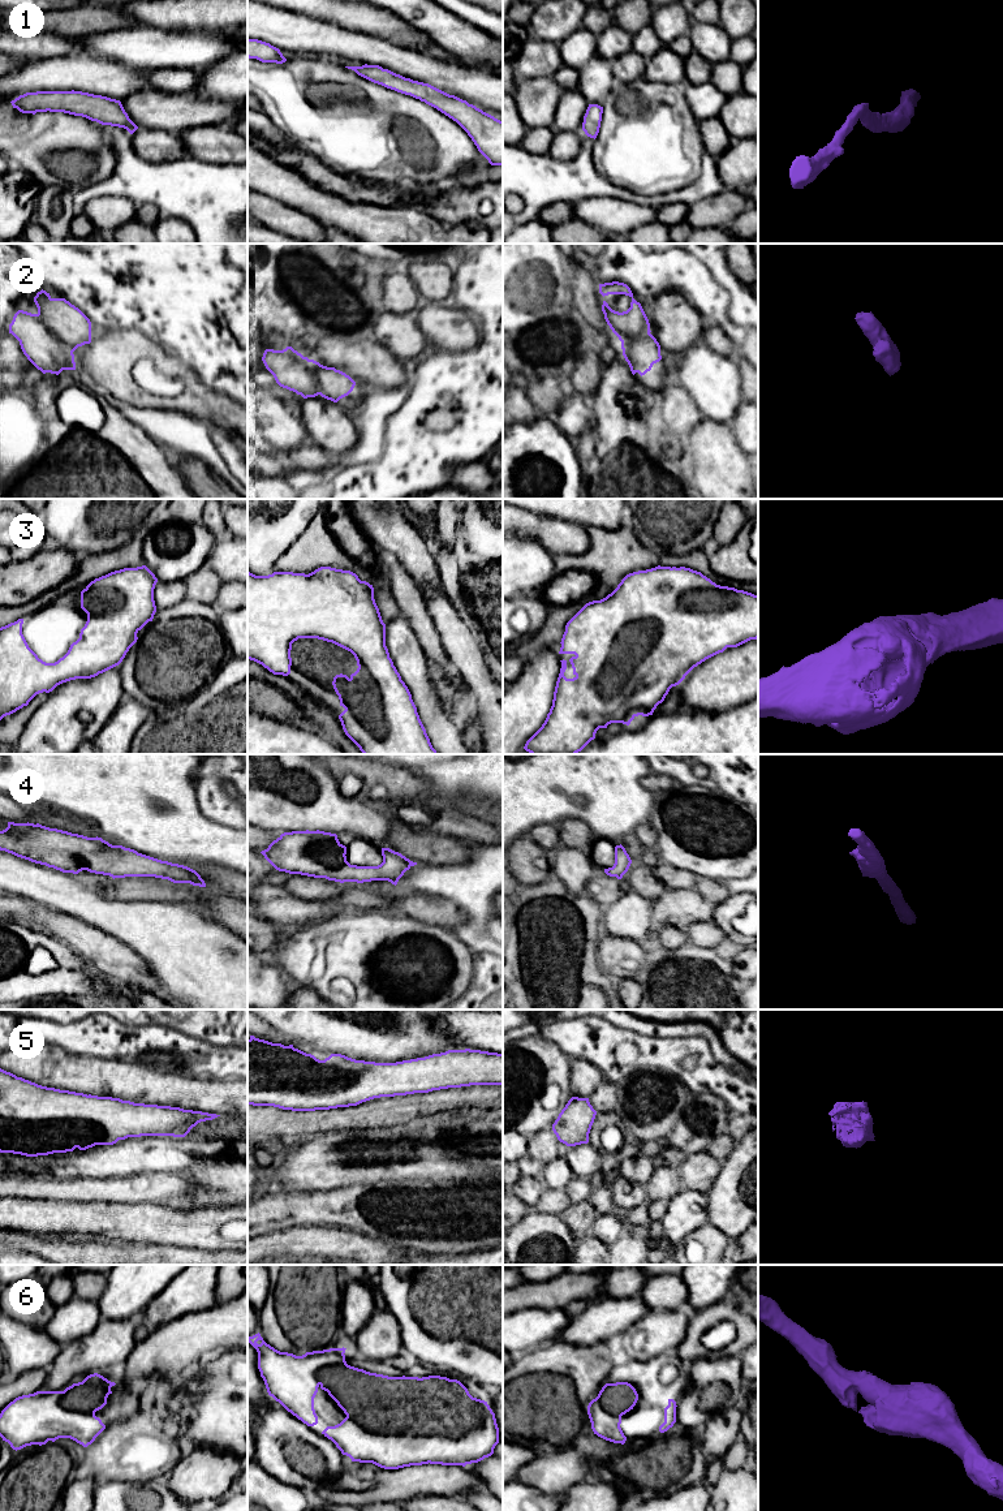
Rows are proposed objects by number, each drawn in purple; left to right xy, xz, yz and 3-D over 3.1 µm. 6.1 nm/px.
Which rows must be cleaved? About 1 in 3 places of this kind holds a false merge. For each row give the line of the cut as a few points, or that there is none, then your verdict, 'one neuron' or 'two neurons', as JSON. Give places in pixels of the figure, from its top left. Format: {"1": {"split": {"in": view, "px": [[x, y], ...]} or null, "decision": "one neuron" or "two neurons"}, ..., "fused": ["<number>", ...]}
{"1": {"split": null, "decision": "one neuron"}, "2": {"split": {"in": "xy", "px": [[37, 314], [73, 351]]}, "decision": "two neurons"}, "3": {"split": null, "decision": "one neuron"}, "4": {"split": null, "decision": "one neuron"}, "5": {"split": null, "decision": "one neuron"}, "6": {"split": null, "decision": "one neuron"}, "fused": ["2"]}

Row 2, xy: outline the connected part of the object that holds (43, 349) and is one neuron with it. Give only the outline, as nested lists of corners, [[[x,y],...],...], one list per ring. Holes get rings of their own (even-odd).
[[[18,310],[9,324],[27,360],[43,374],[76,370],[74,354],[43,323],[38,314]]]

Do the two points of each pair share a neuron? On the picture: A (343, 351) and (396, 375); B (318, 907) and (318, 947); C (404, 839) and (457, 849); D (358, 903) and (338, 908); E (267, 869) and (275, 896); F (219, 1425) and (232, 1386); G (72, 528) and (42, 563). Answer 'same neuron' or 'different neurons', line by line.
A: same neuron
B: different neurons
C: same neuron
D: different neurons
E: different neurons
F: same neuron
G: different neurons

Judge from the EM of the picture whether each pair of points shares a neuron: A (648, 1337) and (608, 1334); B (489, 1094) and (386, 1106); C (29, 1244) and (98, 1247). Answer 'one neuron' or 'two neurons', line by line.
A: two neurons
B: one neuron
C: one neuron

